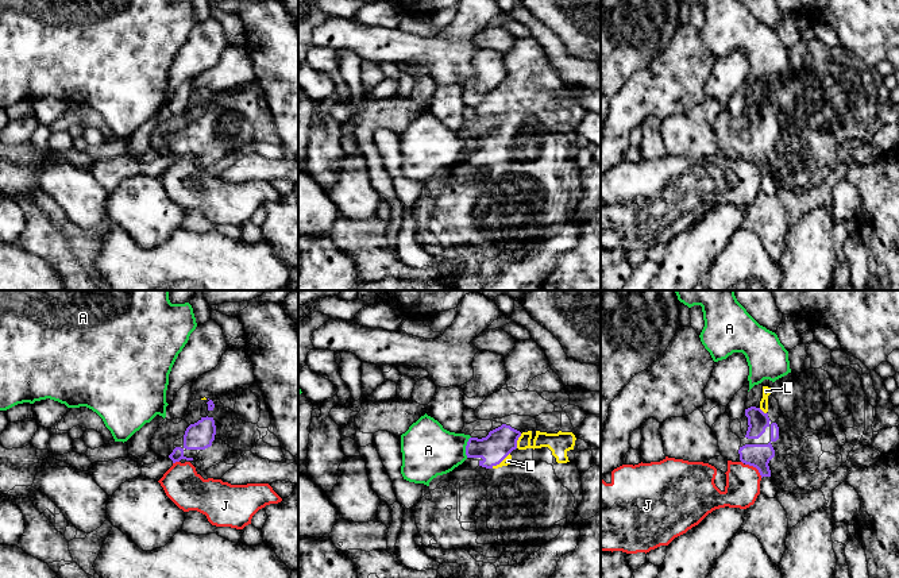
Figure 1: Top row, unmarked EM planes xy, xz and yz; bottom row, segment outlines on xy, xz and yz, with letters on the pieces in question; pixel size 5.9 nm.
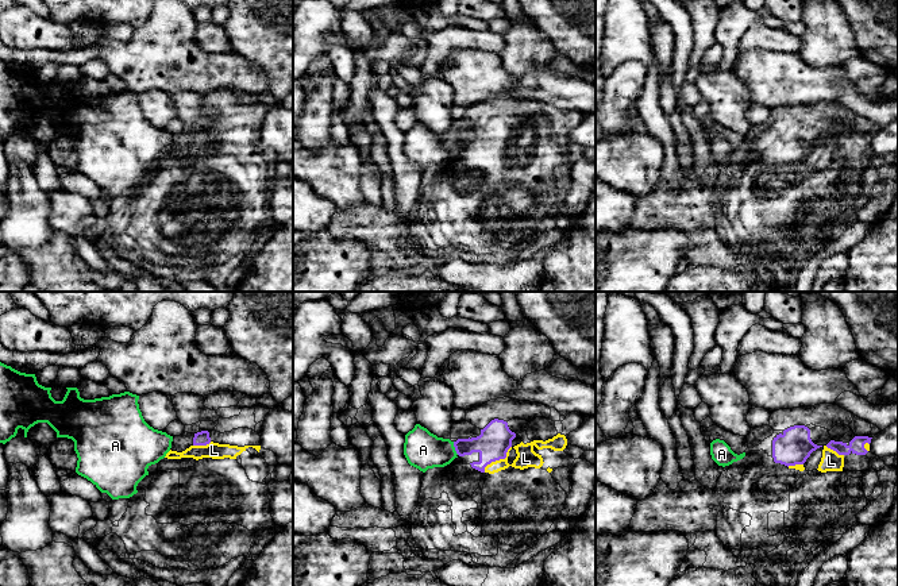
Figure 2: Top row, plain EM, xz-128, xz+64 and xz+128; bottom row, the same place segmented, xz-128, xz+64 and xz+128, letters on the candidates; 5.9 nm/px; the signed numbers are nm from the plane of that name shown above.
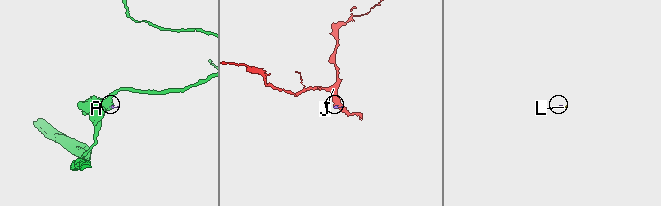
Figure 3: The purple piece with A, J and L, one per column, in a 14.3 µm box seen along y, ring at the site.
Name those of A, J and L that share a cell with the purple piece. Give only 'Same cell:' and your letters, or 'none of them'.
Same cell: L

